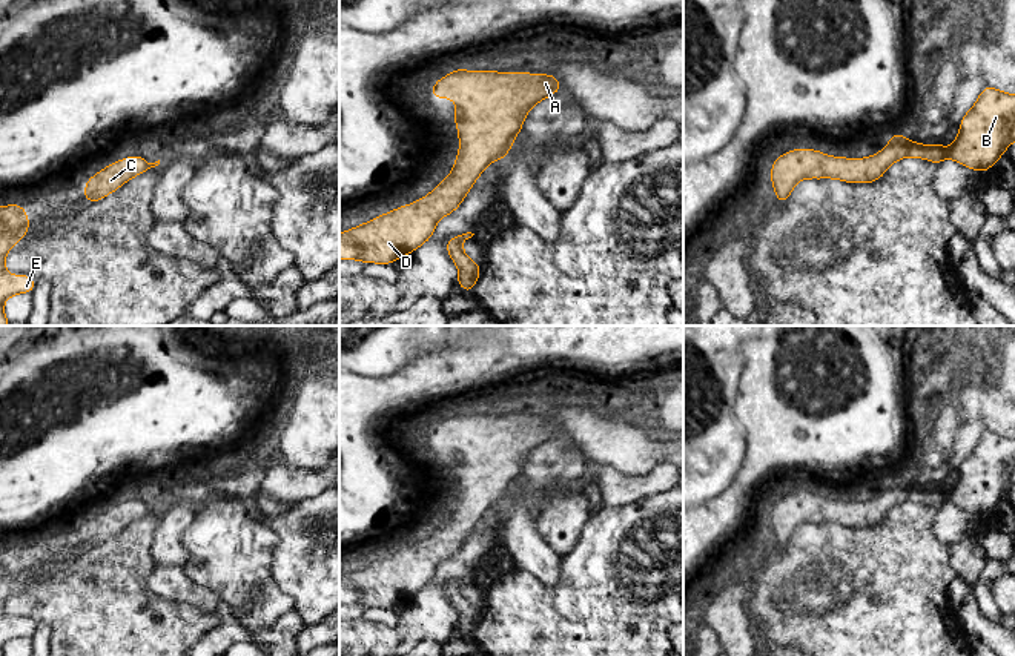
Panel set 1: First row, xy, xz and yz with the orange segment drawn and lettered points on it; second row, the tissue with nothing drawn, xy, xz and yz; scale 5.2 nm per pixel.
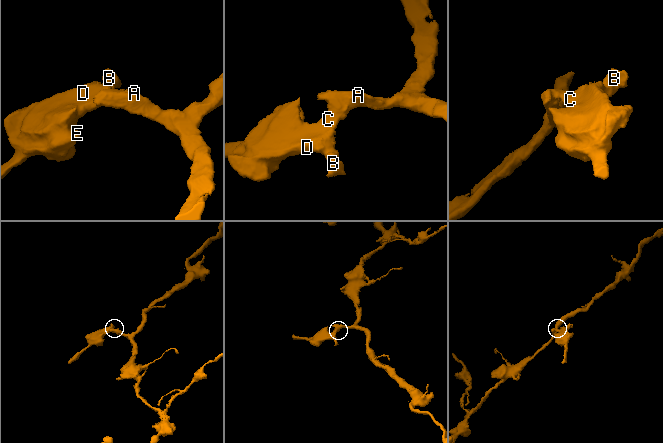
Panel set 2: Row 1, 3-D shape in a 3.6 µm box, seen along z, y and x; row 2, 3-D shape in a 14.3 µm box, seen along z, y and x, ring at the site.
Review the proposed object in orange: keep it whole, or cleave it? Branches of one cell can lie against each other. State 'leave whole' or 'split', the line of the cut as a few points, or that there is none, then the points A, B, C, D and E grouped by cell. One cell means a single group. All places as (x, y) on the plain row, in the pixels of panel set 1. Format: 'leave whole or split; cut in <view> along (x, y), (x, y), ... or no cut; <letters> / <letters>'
leave whole; no cut; A B C D E

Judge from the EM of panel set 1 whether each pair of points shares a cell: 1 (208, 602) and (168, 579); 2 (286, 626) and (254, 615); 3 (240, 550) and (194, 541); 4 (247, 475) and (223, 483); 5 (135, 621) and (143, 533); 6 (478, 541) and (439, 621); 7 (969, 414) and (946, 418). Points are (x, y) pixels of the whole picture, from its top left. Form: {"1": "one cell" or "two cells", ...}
{"1": "one cell", "2": "two cells", "3": "one cell", "4": "one cell", "5": "one cell", "6": "one cell", "7": "two cells"}

